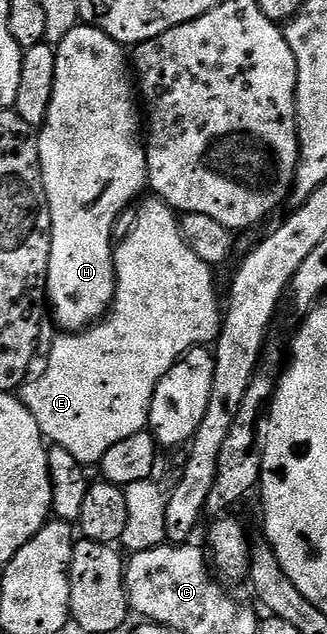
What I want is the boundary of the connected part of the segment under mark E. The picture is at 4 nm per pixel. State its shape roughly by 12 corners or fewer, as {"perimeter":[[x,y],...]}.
{"perimeter":[[139,204],[107,315],[60,333],[23,401],[85,465],[147,428],[158,381],[220,332],[213,268]]}

